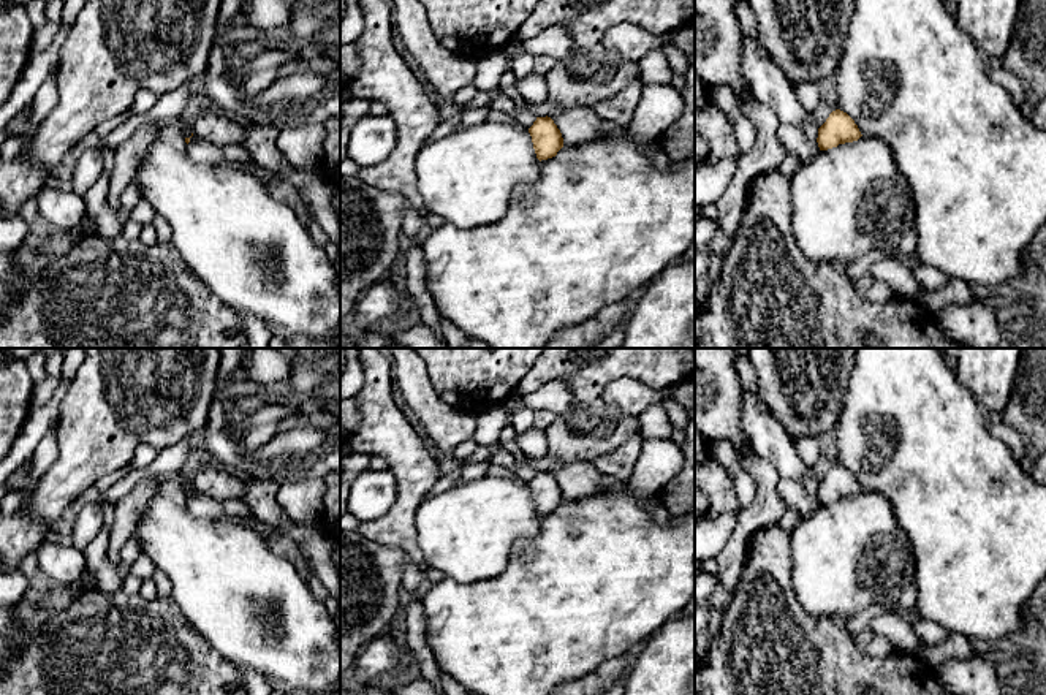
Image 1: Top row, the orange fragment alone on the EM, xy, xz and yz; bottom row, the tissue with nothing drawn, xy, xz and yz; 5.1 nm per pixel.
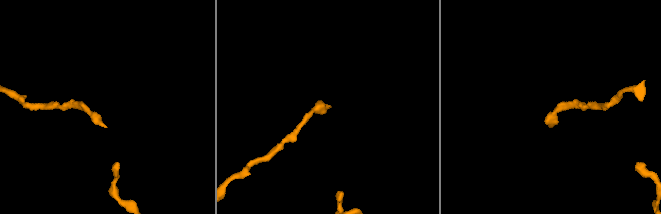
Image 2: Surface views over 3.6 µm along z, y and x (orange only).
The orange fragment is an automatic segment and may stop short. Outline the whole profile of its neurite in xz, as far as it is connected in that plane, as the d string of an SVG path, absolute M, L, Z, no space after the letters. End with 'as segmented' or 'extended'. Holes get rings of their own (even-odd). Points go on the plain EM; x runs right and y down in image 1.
M536 472L533 480L529 483L532 491L536 513L548 515L557 510L563 502L563 492L557 480L551 472Z | as segmented

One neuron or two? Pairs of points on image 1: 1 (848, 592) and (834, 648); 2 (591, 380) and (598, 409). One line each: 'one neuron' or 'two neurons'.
1: two neurons
2: one neuron

